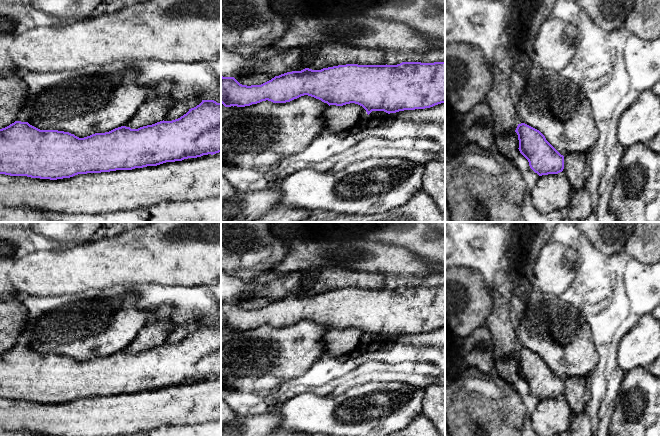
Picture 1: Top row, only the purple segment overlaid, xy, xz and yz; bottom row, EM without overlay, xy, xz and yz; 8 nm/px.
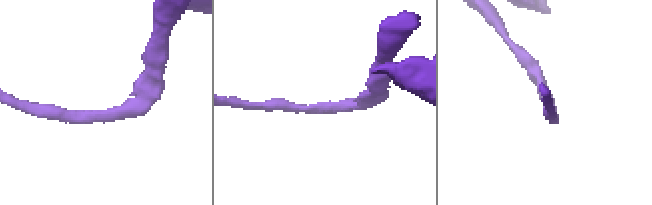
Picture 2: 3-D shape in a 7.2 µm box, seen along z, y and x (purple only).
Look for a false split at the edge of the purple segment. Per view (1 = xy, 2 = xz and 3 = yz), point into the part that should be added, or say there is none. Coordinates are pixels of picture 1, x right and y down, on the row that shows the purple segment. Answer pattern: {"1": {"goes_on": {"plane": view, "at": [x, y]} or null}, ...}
{"1": {"goes_on": null}, "2": {"goes_on": null}, "3": {"goes_on": null}}

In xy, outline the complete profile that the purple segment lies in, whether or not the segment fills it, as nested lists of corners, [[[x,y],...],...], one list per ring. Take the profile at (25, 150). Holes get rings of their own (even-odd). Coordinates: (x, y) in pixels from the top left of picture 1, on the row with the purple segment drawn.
[[[202,102],[178,119],[131,129],[121,126],[79,138],[15,121],[0,129],[0,174],[57,180],[78,174],[132,170],[221,152],[221,103]]]

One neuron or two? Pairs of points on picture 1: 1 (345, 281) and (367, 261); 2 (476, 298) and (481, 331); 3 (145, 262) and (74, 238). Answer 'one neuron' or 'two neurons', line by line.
1: two neurons
2: two neurons
3: two neurons

